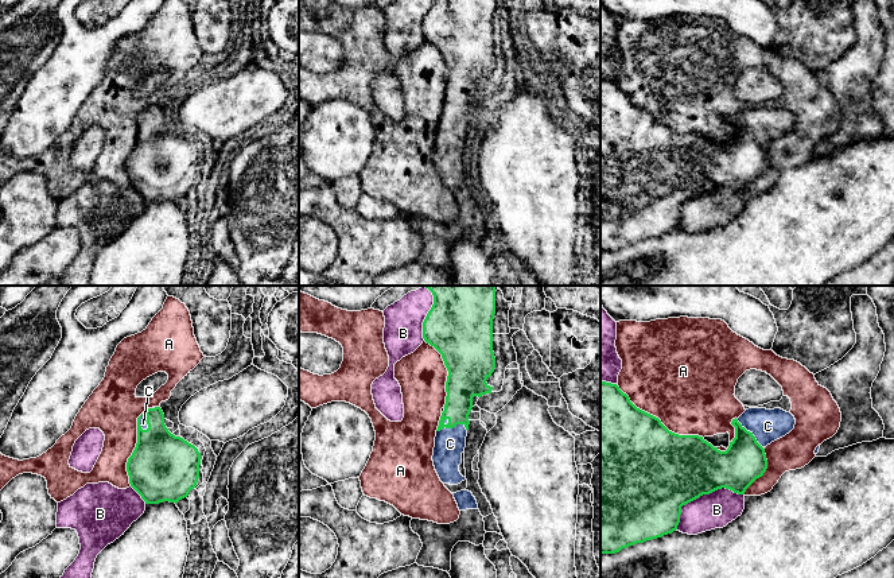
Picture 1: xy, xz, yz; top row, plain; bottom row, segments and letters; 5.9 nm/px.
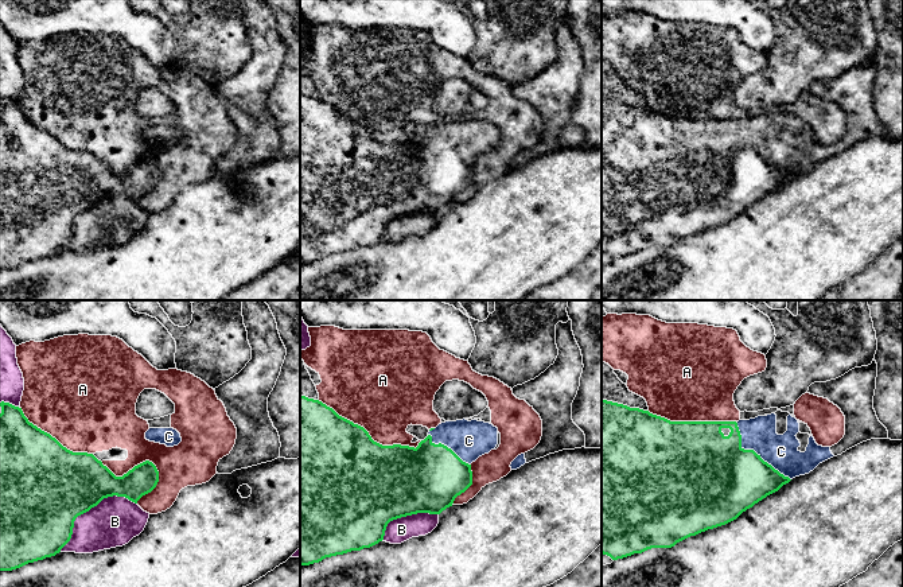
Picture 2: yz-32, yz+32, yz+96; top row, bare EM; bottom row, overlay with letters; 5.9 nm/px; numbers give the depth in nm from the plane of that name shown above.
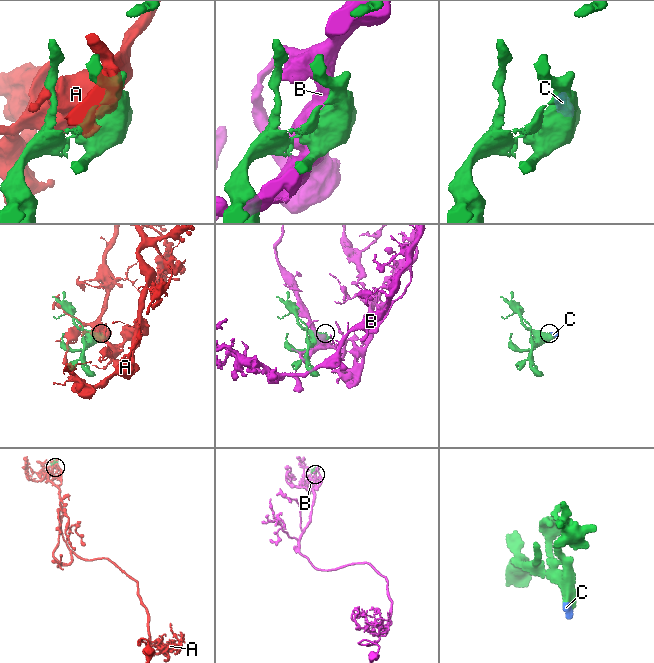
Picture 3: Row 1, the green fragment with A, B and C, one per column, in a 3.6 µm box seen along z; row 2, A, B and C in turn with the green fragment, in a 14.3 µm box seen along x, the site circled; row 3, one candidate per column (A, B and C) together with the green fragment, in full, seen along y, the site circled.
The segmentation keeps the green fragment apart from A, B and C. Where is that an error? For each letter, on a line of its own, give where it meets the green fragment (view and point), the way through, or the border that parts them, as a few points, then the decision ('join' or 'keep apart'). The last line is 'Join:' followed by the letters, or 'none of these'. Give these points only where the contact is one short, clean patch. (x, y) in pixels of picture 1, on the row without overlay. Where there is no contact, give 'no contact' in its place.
A: yz (659, 117) | keep apart
B: yz (700, 193) | keep apart
C: xz (451, 125) | join
Join: C

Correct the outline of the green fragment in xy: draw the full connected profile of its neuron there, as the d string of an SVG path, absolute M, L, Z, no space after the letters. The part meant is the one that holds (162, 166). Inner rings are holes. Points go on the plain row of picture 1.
M160 105L145 108L137 116L137 141L128 156L127 170L131 185L141 194L145 202L163 199L178 201L188 194L199 176L201 151L180 135L175 135L164 123Z

